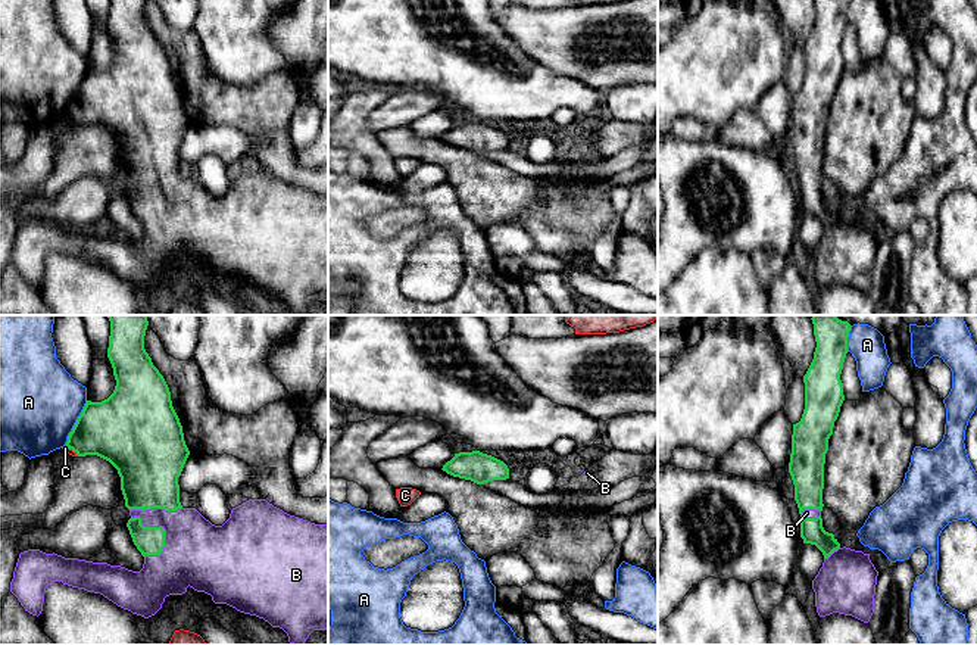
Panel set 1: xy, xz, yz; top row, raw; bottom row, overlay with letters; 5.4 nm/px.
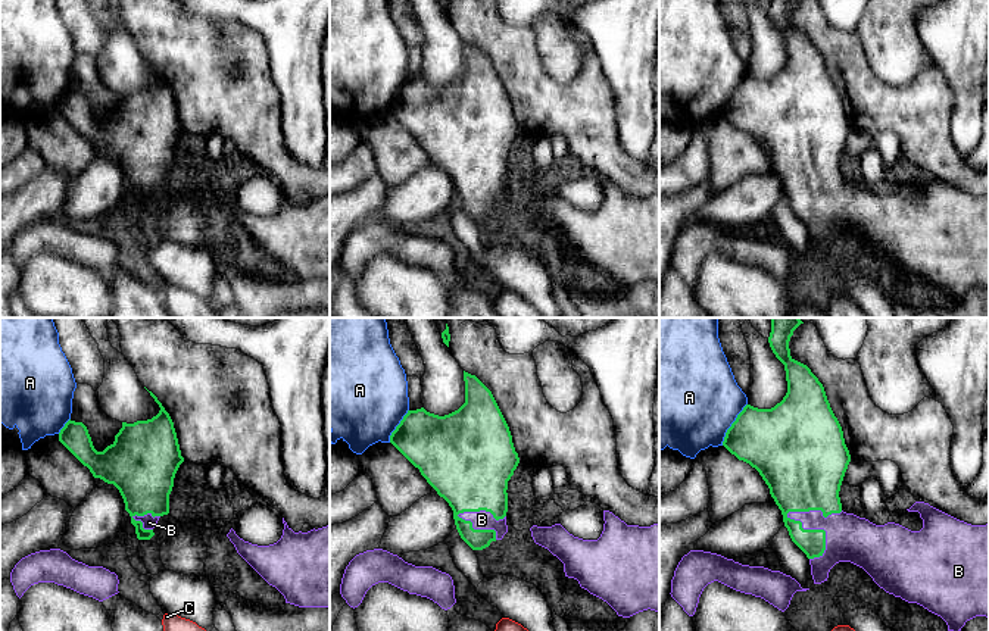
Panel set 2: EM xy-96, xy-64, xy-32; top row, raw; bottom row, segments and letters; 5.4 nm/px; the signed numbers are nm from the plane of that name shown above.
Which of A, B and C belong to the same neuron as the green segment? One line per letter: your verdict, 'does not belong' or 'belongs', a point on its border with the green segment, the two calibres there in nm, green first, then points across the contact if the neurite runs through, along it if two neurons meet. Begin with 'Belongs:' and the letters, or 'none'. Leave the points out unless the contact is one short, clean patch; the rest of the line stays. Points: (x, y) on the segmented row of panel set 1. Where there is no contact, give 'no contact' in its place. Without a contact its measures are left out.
Belongs: B
A: does not belong; contact xy (75, 423); calibres 360 and 440 nm
B: belongs; contact xy (159, 527); calibres 160 and 360 nm; way xy (150, 541), (159, 527), (196, 554)
C: does not belong; contact xy (72, 449); calibres 320 and 40 nm

